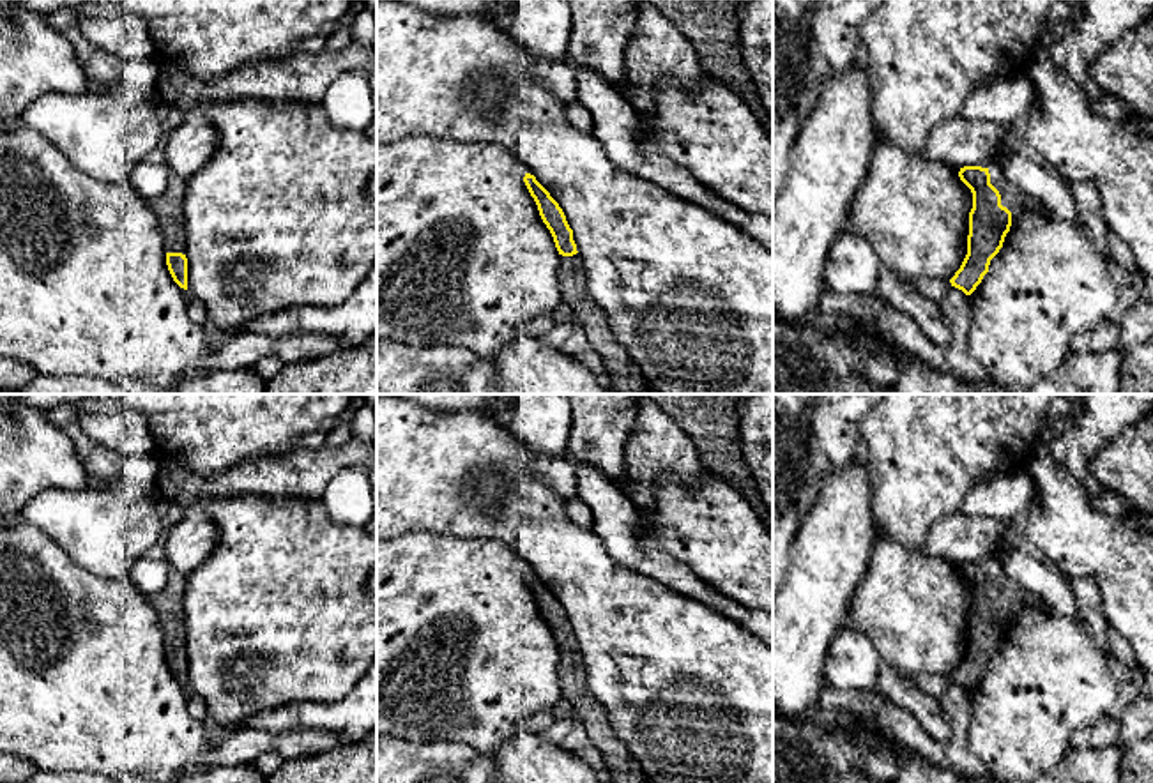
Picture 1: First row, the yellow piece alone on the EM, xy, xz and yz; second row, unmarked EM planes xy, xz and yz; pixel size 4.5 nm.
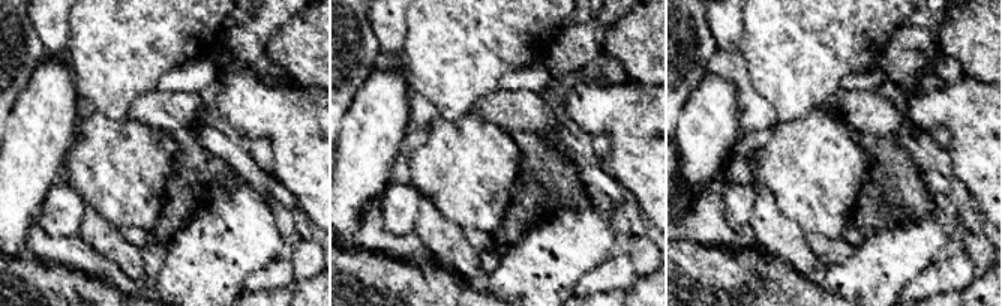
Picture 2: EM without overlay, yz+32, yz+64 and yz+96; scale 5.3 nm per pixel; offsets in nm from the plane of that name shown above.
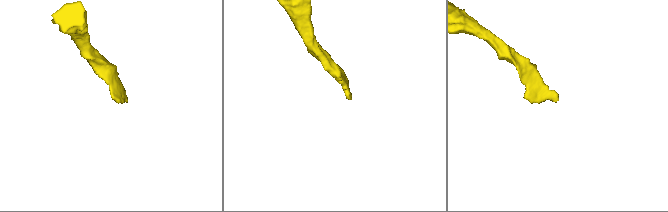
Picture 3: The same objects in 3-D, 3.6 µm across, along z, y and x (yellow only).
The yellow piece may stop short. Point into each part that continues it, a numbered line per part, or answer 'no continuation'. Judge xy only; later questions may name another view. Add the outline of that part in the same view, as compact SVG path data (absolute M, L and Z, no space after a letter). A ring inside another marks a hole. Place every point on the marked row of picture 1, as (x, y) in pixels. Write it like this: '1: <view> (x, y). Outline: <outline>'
1: xy (168, 207). Outline: M170 173L164 193L149 201L152 212L157 217L166 253L186 255L186 232L184 232L186 193L187 193L186 180Z

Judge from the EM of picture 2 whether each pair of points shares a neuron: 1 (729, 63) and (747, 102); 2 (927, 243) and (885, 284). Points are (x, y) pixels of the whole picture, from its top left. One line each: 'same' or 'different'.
1: same
2: same

